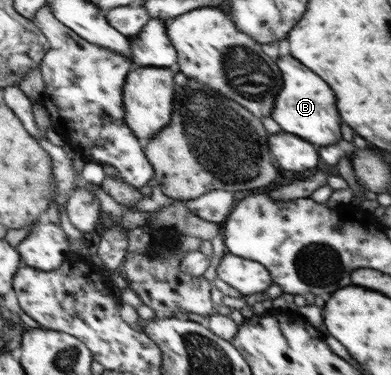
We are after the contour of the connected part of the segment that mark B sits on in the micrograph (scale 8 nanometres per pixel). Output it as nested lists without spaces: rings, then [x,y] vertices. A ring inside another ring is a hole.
[[[289,55],[279,58],[278,68],[283,70],[281,72],[283,90],[279,92],[279,98],[275,98],[271,118],[279,124],[279,128],[283,132],[295,134],[297,138],[303,138],[305,142],[311,142],[315,146],[325,146],[325,144],[337,142],[341,120],[337,116],[335,98],[333,98],[333,92],[329,90],[329,86]]]

